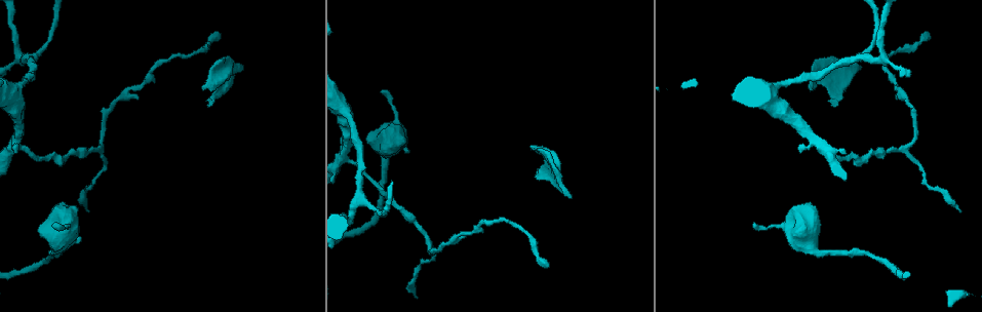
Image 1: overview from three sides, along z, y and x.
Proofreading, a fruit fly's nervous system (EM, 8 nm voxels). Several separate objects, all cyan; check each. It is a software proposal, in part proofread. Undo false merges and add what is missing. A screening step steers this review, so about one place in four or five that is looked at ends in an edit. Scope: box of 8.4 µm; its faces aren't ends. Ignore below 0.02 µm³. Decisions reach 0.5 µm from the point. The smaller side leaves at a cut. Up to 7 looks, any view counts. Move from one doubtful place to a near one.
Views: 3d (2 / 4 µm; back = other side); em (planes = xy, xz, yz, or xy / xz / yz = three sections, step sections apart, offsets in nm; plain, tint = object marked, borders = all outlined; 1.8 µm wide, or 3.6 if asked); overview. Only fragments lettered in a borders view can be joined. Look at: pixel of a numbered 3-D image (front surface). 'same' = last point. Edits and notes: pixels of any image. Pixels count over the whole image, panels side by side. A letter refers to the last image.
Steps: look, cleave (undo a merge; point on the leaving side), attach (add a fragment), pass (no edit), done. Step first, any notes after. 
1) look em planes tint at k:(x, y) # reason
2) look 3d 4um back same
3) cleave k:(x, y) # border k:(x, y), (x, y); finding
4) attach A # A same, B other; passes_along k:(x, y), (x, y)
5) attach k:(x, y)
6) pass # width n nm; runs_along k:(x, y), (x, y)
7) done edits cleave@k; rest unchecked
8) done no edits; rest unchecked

look 3d 4um at 1:(929, 35) # branch stops here

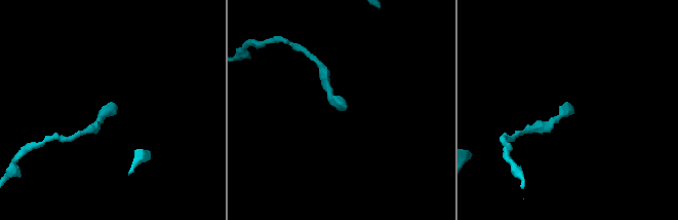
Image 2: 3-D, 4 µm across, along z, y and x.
look em planes borders at 2:(344, 106) # now the EM

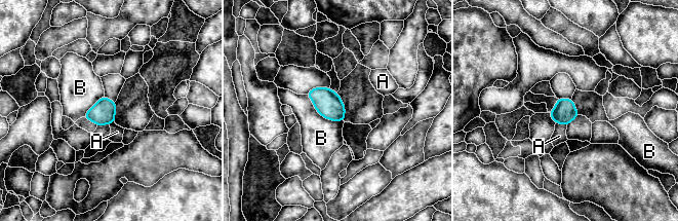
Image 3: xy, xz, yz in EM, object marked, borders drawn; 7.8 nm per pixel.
pass # width 180 nm; A other, B other; border 3:(307, 94), (321, 115), (343, 121); no lettered fragment goes on from it

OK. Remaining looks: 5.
look em yz step 16 borders at 1:(860, 69) # an open end

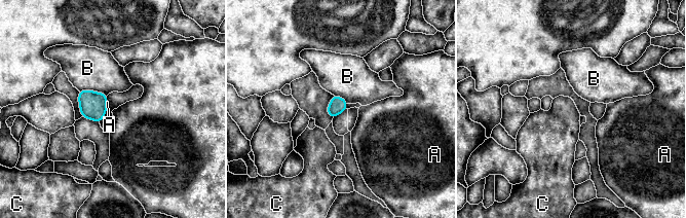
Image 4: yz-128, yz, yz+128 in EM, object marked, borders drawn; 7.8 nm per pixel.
look em planes borders same

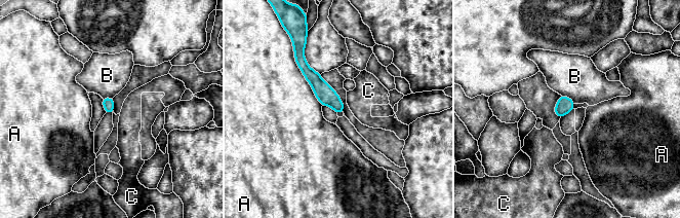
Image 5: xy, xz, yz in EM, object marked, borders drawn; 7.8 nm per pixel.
pass # longest_contact A 460 nm; A other, B other, C other; border 5:(561, 95), (569, 98), (574, 103); no lettered fragment goes on from it

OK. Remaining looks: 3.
look em yz step 8 tint at 1:(202, 89) # an open end

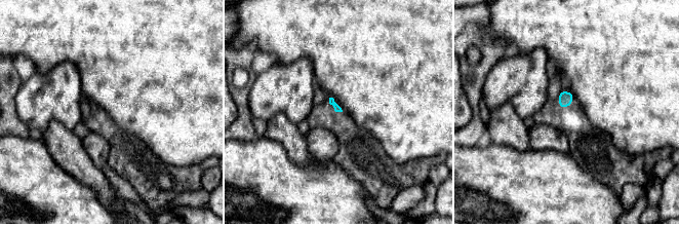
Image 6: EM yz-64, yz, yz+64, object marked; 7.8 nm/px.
look em yz step 8 borders same # what lies round it

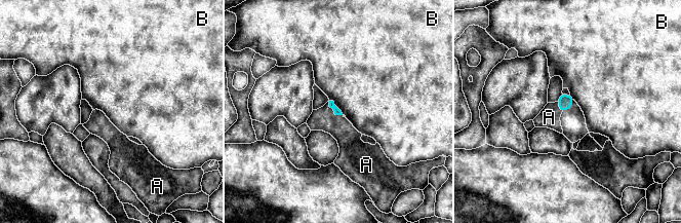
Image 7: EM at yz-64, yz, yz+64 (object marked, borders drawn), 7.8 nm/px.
attach A # A same, B other; it goes on there

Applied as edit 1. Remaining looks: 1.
done edits attach@7; rest unchecked

